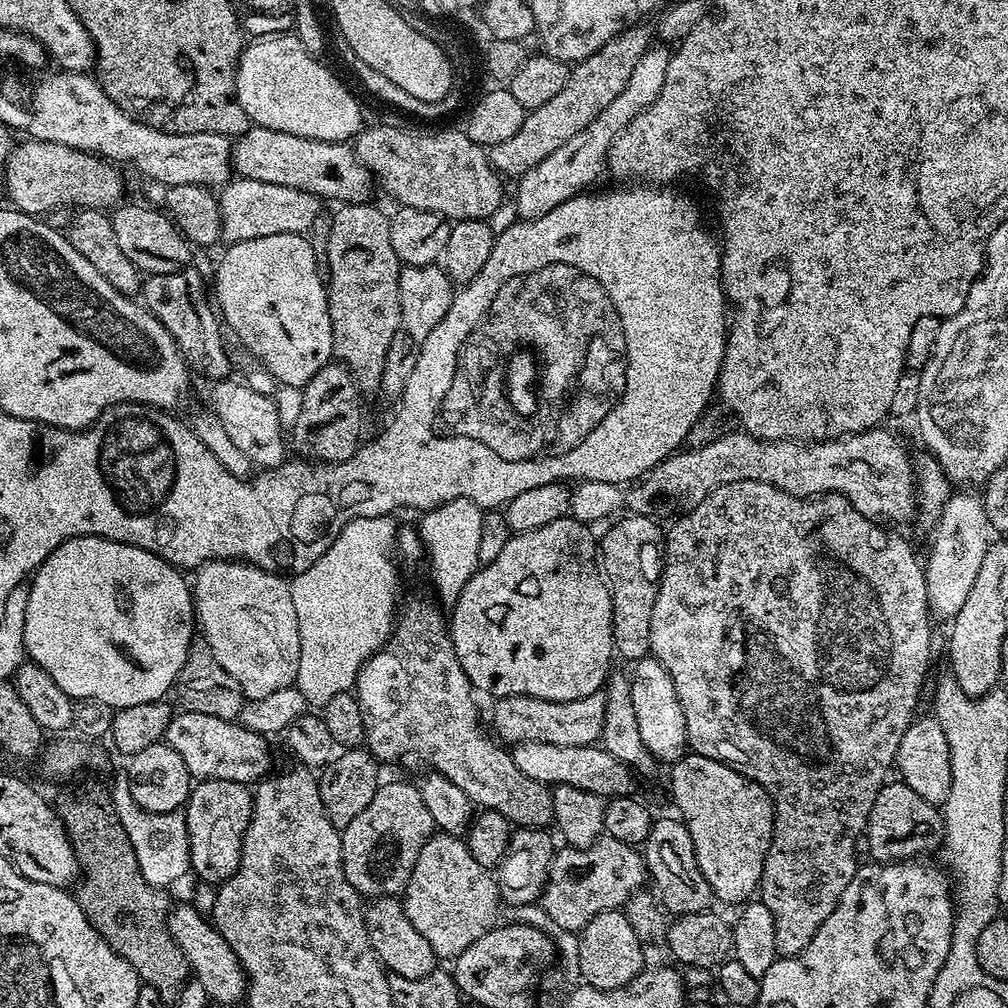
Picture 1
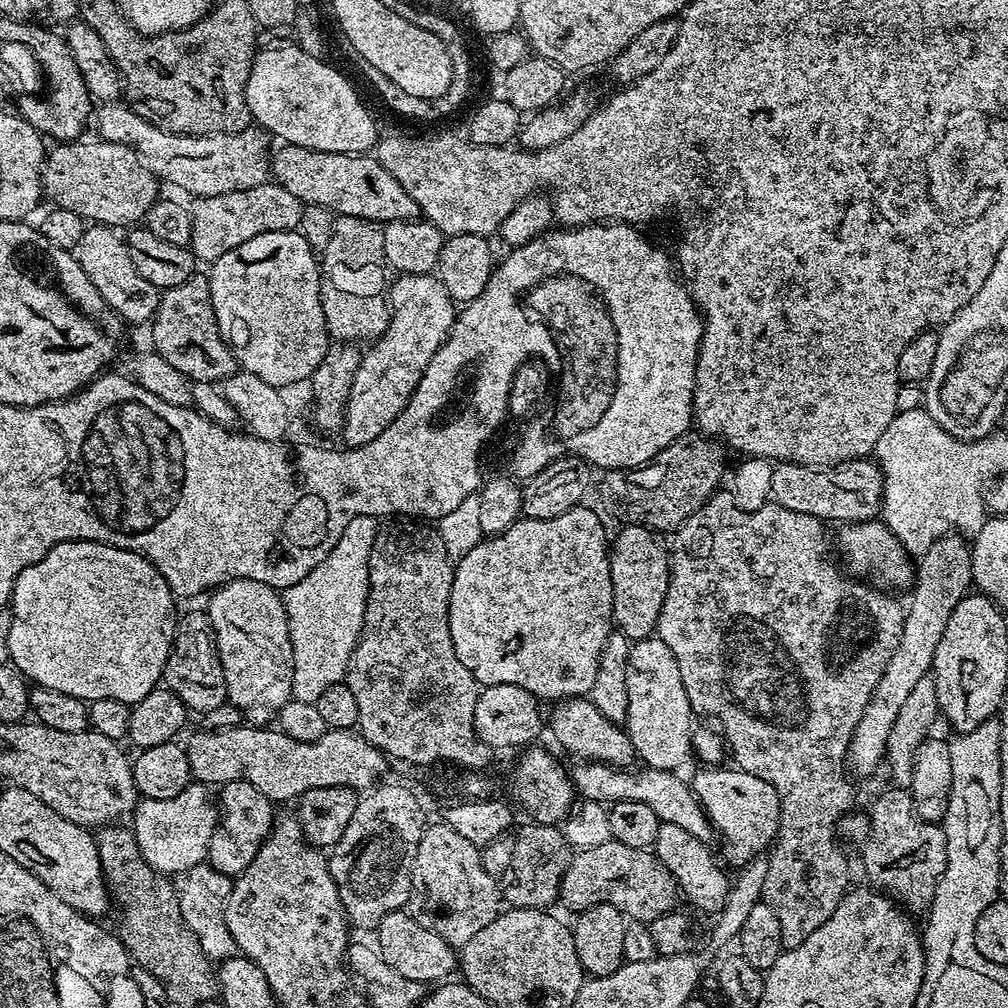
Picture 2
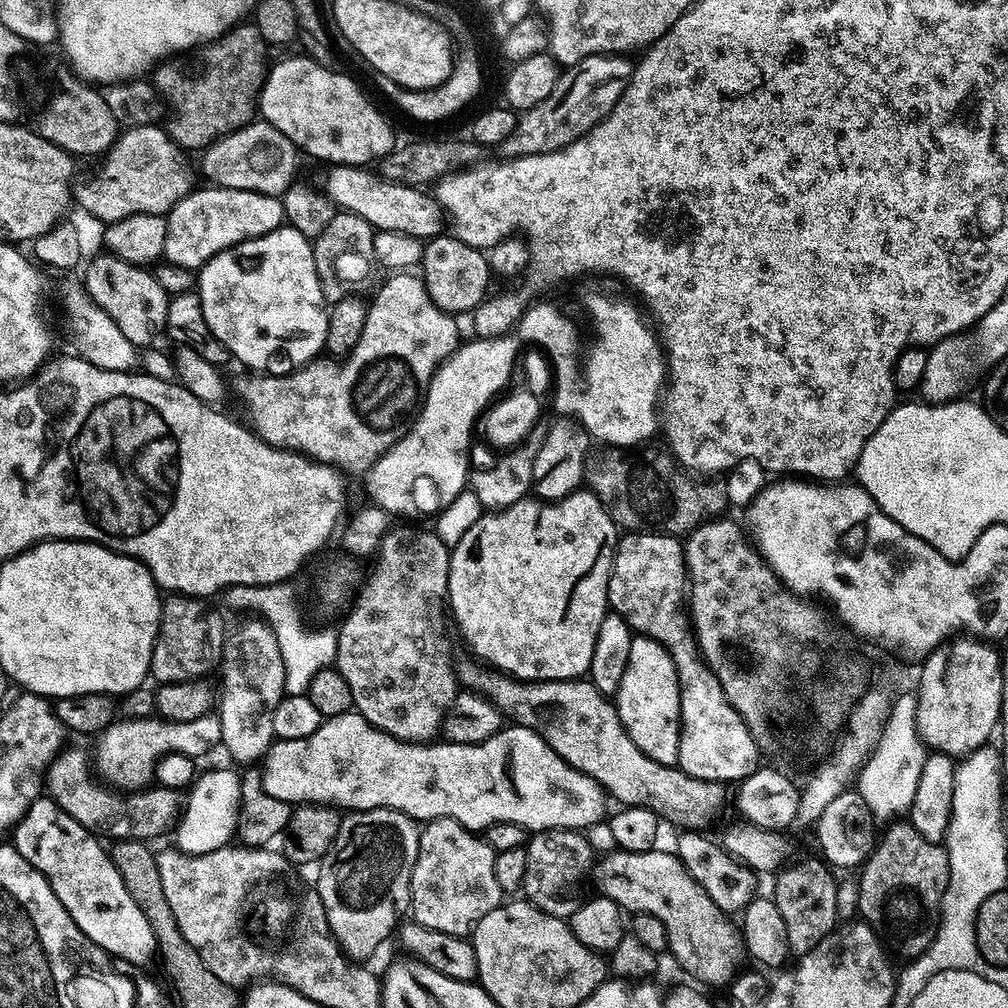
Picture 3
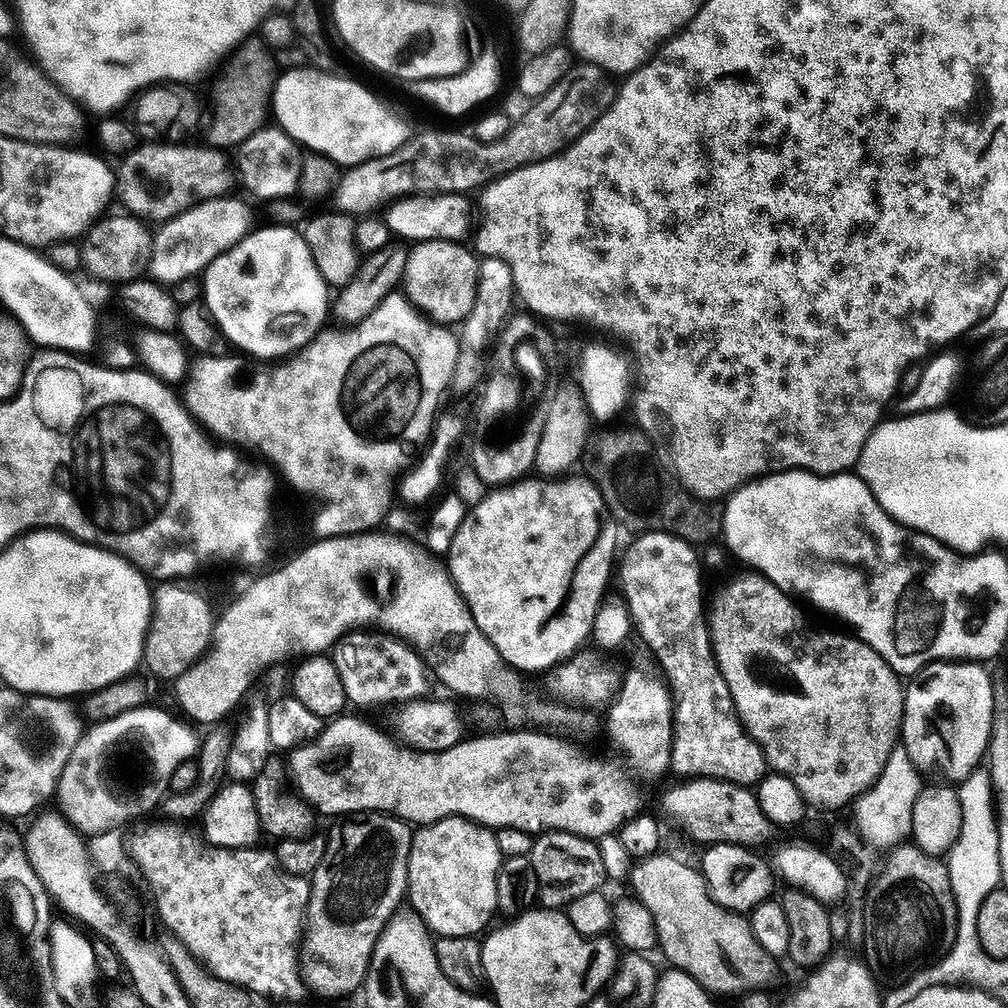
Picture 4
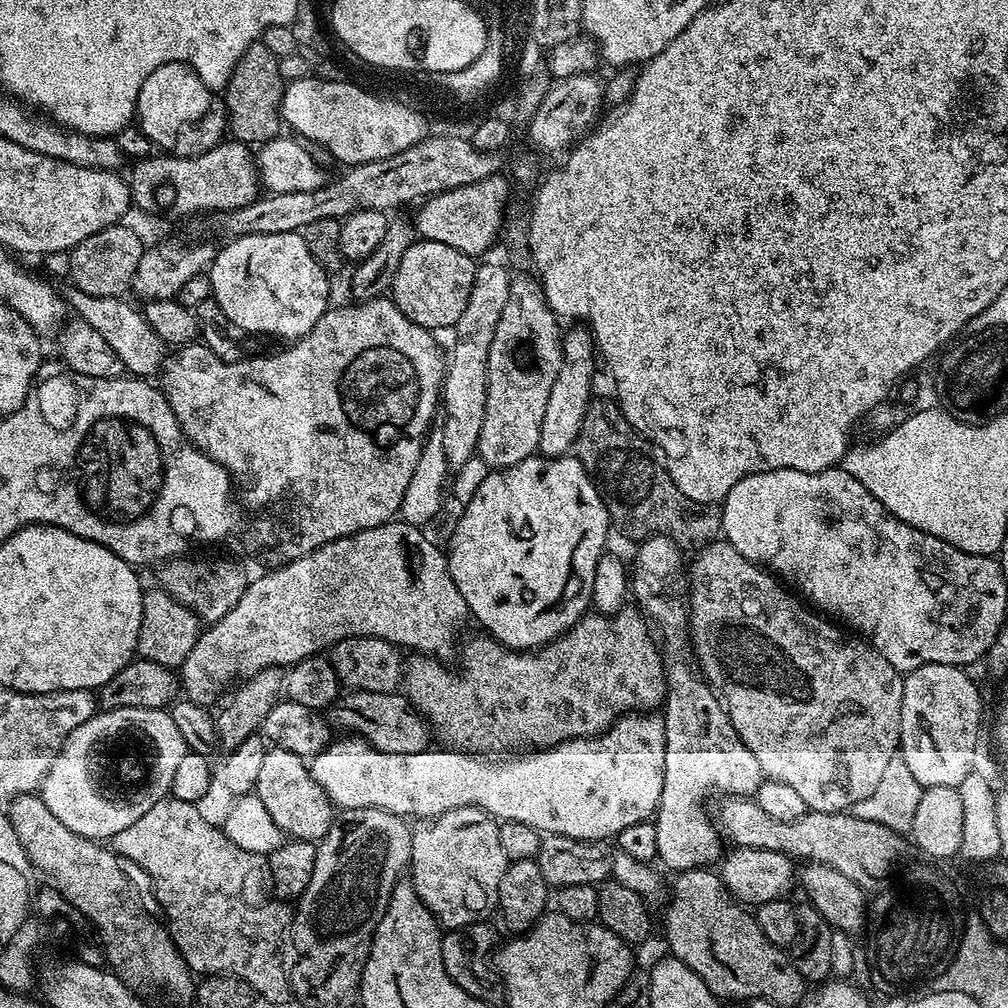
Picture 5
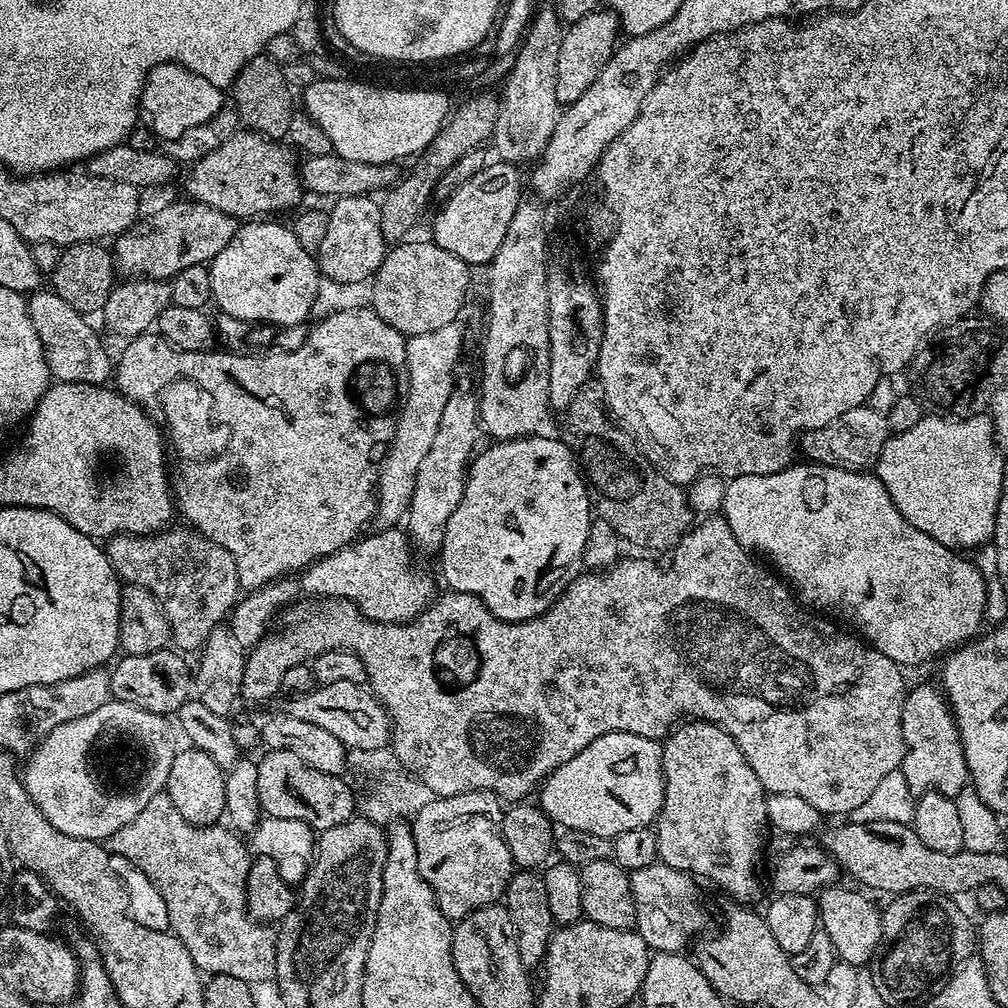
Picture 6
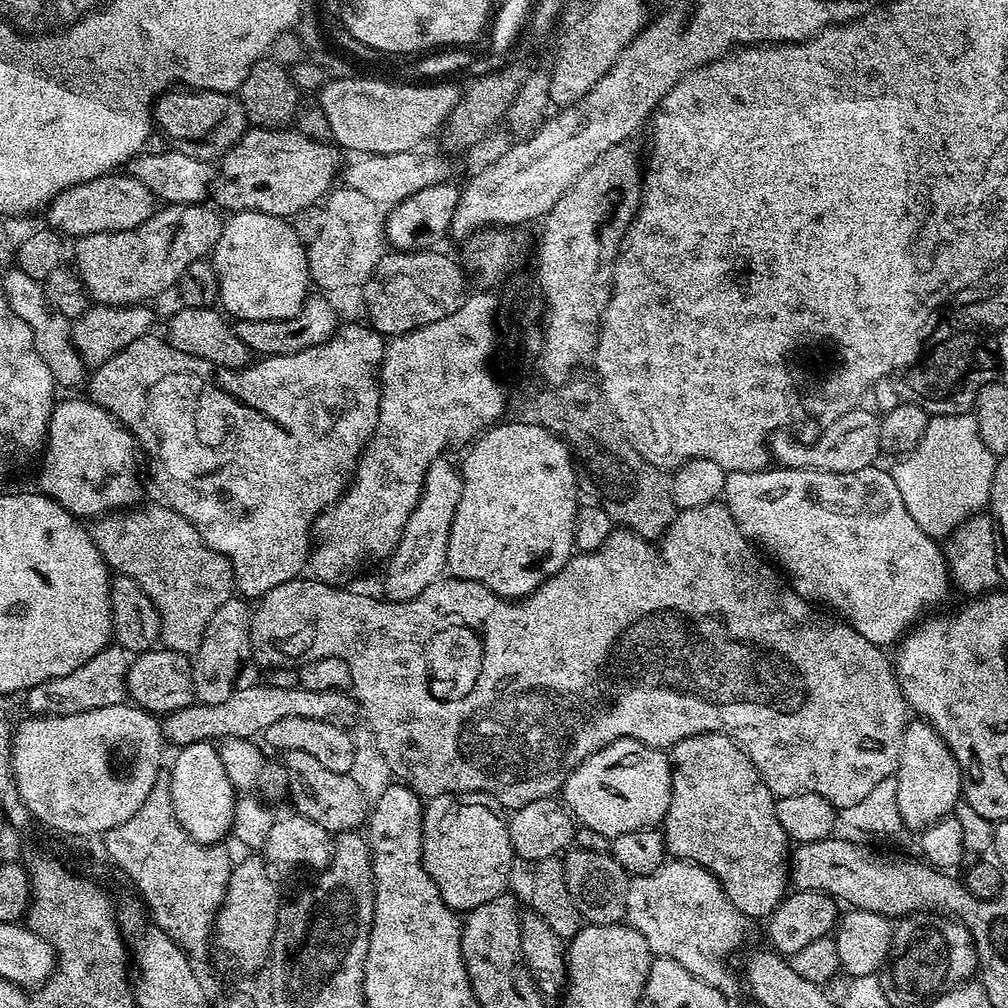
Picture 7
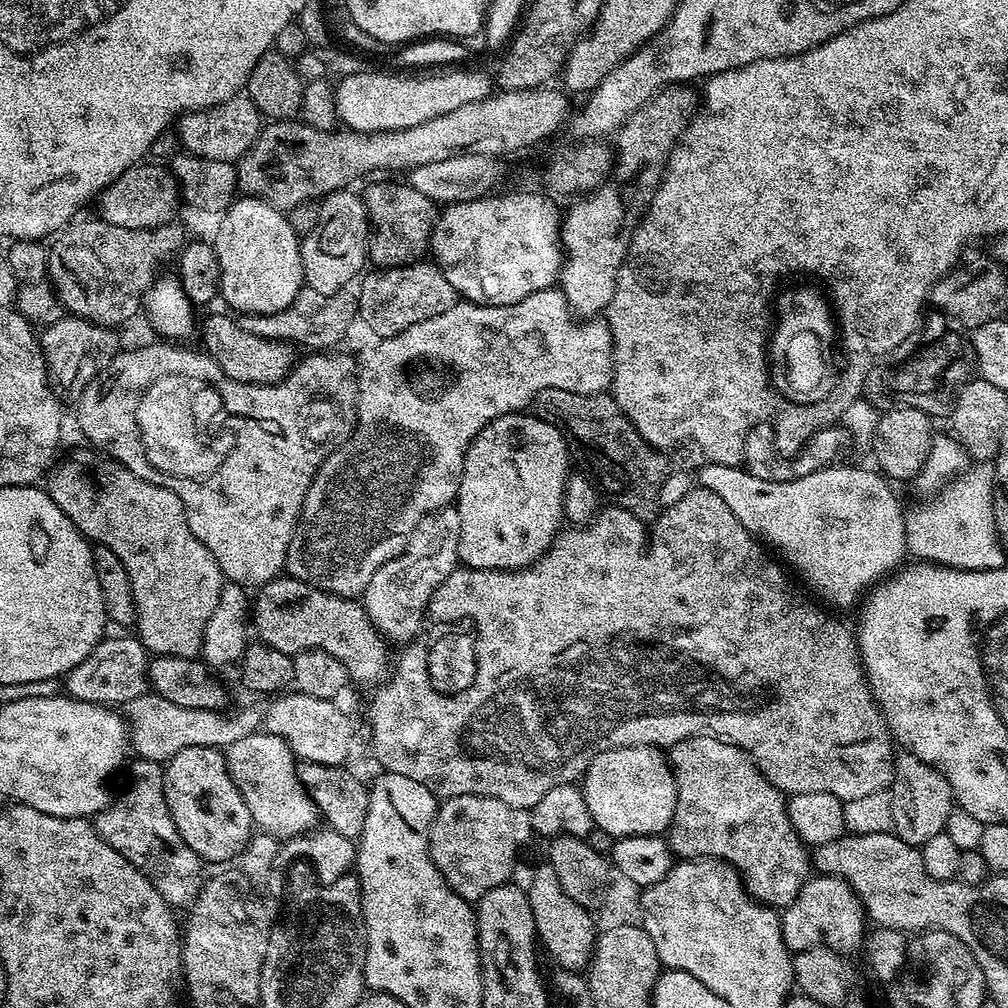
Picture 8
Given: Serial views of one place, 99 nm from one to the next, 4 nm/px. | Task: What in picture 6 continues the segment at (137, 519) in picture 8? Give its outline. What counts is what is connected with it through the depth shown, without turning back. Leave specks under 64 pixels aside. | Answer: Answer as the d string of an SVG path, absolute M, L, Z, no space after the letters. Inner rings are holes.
M176 527L150 536L109 536L106 551L121 581L150 590L163 606L172 627L171 643L185 653L195 653L203 649L212 631L225 623L242 589L230 550L222 550L218 542L210 542L191 527Z

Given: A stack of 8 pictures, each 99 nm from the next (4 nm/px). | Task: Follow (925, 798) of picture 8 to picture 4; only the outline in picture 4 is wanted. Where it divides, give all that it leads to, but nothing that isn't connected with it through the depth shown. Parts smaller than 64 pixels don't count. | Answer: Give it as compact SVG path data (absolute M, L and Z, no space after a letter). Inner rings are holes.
M937 662L926 665L923 670L916 673L907 681L904 690L904 720L900 723L900 734L902 735L902 747L910 754L910 758L915 762L917 768L927 770L927 768L938 768L945 772L947 779L952 782L959 782L977 771L981 767L988 750L988 740L992 737L992 719L994 718L994 676L987 672L985 665L980 662Z

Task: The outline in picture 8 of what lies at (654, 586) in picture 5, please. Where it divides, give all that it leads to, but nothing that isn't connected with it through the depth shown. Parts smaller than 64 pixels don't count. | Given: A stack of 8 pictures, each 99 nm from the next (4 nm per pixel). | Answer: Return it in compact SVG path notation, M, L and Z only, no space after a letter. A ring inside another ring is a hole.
M691 736L673 744L670 763L676 779L676 809L666 839L673 853L680 858L724 860L740 873L753 900L777 910L789 908L794 898L798 898L798 890L810 878L813 866L809 849L788 821L785 793L760 774L741 748L718 736Z

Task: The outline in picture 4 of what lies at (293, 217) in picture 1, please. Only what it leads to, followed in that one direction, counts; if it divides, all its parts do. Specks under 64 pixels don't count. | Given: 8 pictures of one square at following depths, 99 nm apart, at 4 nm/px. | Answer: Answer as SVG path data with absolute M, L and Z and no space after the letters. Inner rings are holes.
M233 194L215 196L190 206L182 214L163 221L152 238L152 257L148 263L151 279L171 286L187 276L199 277L214 258L230 250L253 231L252 212L247 199L239 200Z

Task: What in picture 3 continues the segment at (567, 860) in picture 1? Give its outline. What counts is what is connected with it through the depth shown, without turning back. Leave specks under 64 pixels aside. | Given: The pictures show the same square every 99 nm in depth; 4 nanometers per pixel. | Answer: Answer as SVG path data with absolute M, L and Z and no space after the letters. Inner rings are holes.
M613 850L601 859L604 861L601 862L600 868L598 864L591 869L590 876L600 880L599 891L603 895L609 896L625 913L639 914L645 912L658 918L658 922L662 922L662 926L666 926L670 956L673 956L694 979L701 980L701 982L696 982L701 985L731 985L733 976L741 967L740 959L745 959L746 956L737 925L728 921L731 920L729 913L723 912L714 904L713 899L706 894L706 890L684 869L683 862L676 854L671 851L669 853L660 851L622 852Z

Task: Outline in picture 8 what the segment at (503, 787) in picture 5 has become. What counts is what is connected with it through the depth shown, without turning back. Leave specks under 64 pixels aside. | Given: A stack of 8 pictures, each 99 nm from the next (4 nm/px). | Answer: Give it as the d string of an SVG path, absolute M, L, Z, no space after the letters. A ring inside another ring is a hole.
M634 746L633 748L615 748L598 754L592 765L582 777L582 787L586 806L590 806L592 823L606 830L614 838L622 836L658 836L667 833L672 827L676 809L676 779L672 776L669 757L659 748Z

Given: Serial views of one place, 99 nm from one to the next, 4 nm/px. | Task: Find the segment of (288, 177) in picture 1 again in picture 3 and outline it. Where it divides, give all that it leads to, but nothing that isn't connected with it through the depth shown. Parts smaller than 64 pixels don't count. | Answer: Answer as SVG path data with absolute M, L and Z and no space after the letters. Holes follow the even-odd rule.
M337 164L327 169L328 177L324 180L323 191L337 209L352 212L362 218L374 230L395 232L414 236L427 242L433 236L441 235L446 224L443 208L436 201L435 195L411 184L401 184L389 180L383 175L375 176L367 167L354 164Z

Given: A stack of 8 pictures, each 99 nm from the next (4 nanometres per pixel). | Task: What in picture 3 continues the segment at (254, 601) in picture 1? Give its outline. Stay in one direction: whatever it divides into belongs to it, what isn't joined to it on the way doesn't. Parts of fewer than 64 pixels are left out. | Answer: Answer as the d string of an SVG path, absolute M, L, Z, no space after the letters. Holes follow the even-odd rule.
M250 618L245 624L227 633L224 641L224 655L218 665L219 671L224 671L218 688L218 715L222 726L222 748L242 763L248 764L251 760L259 761L264 753L274 743L274 710L278 702L284 699L284 663L282 650L278 650L278 638L272 632L272 627L260 618Z

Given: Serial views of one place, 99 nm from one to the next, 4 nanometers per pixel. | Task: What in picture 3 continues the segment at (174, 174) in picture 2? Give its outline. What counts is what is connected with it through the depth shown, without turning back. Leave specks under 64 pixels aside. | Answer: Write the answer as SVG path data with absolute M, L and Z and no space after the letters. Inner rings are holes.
M263 118L253 119L252 123L245 128L239 128L236 132L231 132L229 136L224 136L221 140L215 140L203 149L200 160L200 168L204 171L204 176L209 185L217 188L233 188L234 190L250 190L258 194L270 194L271 196L283 197L284 192L297 179L296 176L296 156L298 149L282 130L278 130Z

